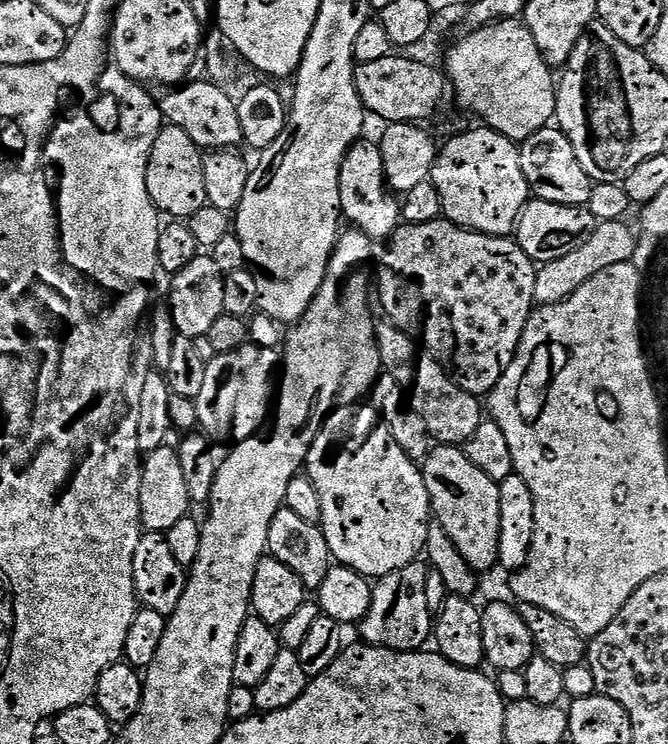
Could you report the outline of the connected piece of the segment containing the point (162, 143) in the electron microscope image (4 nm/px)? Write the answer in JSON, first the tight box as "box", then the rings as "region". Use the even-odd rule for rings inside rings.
{"box":[146,123,208,218],"region":[[[165,123],[158,138],[154,138],[154,150],[150,150],[150,162],[146,170],[146,190],[154,206],[165,217],[187,218],[198,214],[208,204],[206,178],[204,177],[205,153],[178,126]]]}

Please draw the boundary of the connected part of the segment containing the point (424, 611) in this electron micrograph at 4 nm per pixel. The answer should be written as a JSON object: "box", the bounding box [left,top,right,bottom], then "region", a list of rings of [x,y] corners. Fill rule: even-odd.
{"box":[358,562,434,652],"region":[[[424,562],[408,564],[402,570],[391,572],[379,577],[378,583],[372,590],[370,610],[365,614],[358,625],[363,643],[377,644],[379,648],[393,648],[395,652],[415,652],[423,649],[429,643],[434,632],[434,616],[426,602],[426,580],[430,571],[429,565]]]}

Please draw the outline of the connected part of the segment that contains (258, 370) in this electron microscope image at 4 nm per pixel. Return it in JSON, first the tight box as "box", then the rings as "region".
{"box":[194,342,278,440],"region":[[[249,342],[233,352],[213,355],[206,364],[206,378],[194,401],[196,420],[204,436],[216,440],[249,440],[265,427],[274,404],[274,377],[278,372],[278,352]]]}

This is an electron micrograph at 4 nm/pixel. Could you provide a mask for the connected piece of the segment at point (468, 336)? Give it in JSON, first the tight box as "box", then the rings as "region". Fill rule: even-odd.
{"box":[380,218,538,372],"region":[[[441,218],[425,224],[404,224],[386,247],[380,260],[380,304],[390,323],[418,338],[437,360],[457,365],[460,372],[505,372],[516,356],[536,304],[538,268],[515,239],[487,236]]]}

